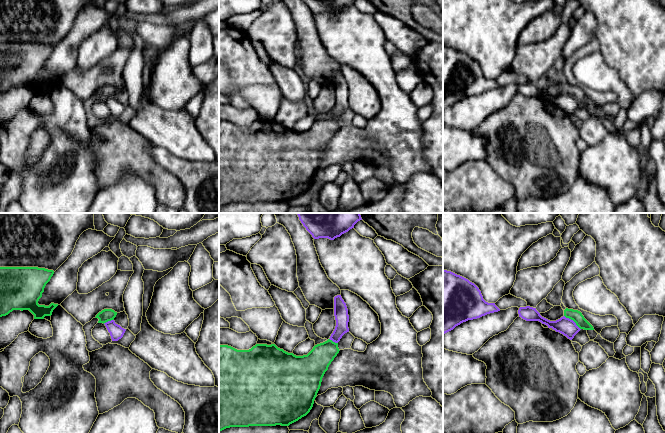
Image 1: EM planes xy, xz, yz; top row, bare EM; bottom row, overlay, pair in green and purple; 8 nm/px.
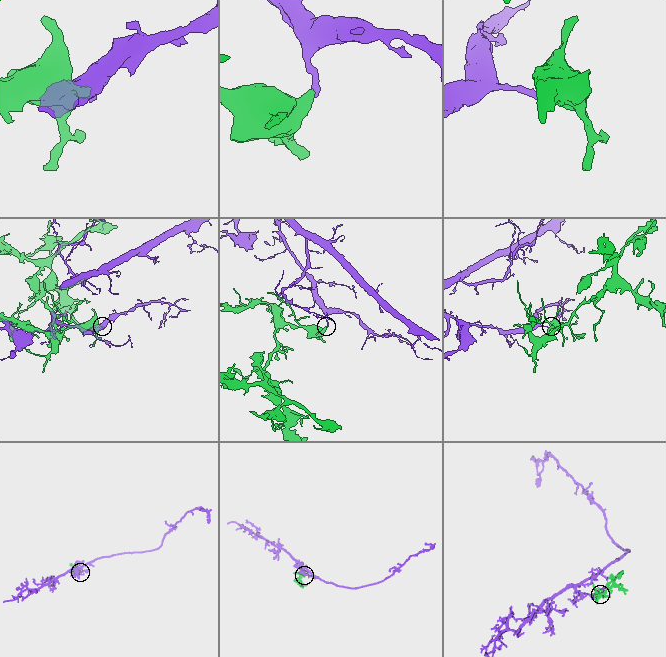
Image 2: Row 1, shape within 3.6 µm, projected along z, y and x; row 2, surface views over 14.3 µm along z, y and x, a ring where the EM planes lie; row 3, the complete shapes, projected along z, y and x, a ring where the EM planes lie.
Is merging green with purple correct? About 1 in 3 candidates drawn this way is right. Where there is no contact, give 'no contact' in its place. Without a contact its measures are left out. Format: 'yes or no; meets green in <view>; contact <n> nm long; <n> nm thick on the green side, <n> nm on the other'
no; meets green in yz; contact 180 nm long; 90 nm thick on the green side, 140 nm on the other

